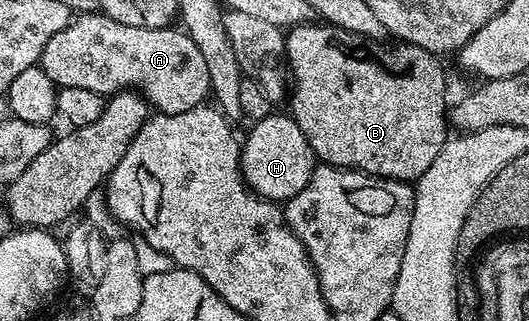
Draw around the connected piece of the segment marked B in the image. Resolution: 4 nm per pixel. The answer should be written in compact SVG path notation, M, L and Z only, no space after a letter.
M308 20L301 26L290 27L286 31L285 66L289 71L289 113L296 124L305 132L305 140L309 140L309 148L313 148L316 159L329 166L340 166L343 170L360 170L363 174L371 174L374 178L396 178L399 182L414 183L437 160L437 152L441 152L449 137L449 102L443 99L447 90L447 78L443 75L443 66L436 55L430 54L425 48L417 48L408 42L396 41L395 46L382 46L379 40L355 40L352 46L342 46L339 42L331 42L332 27L327 24L314 26Z

